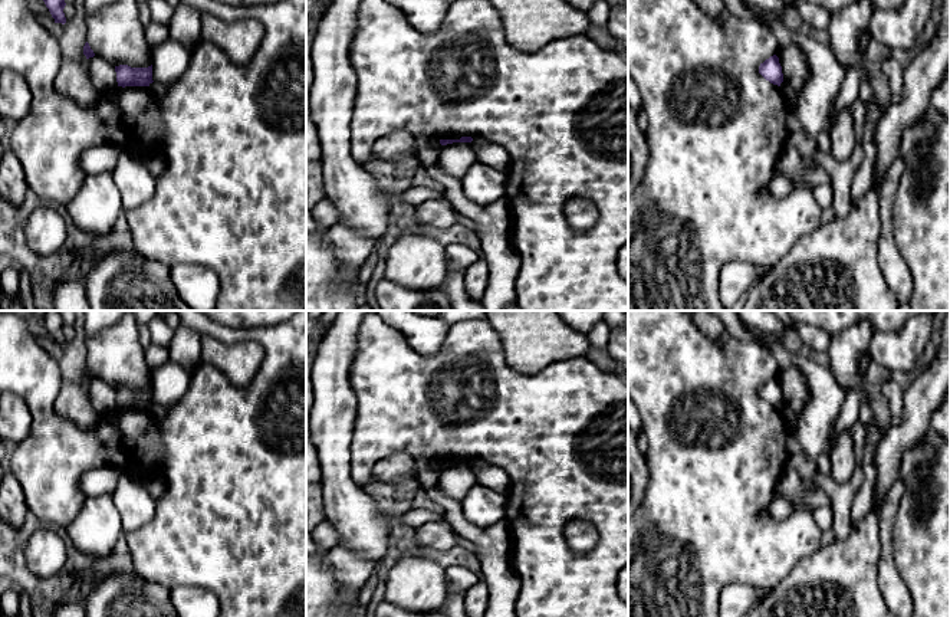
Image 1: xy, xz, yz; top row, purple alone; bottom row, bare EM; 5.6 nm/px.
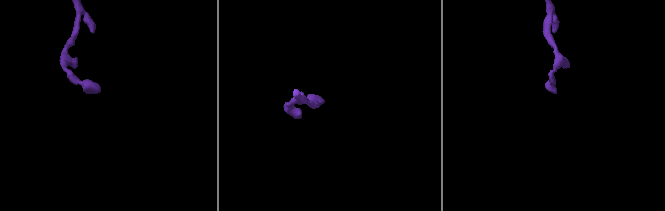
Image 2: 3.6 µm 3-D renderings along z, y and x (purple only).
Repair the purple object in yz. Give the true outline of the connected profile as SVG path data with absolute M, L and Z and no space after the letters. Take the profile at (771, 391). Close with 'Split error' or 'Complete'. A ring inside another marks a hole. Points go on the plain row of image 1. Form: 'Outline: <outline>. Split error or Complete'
Outline: M776 377L760 385L759 396L773 407L780 408L780 406L783 404L782 388Z. Complete

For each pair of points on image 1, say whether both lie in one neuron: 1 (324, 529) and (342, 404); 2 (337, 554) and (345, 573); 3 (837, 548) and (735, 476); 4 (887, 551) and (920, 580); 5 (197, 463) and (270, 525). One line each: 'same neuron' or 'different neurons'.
1: different neurons
2: same neuron
3: different neurons
4: different neurons
5: same neuron

